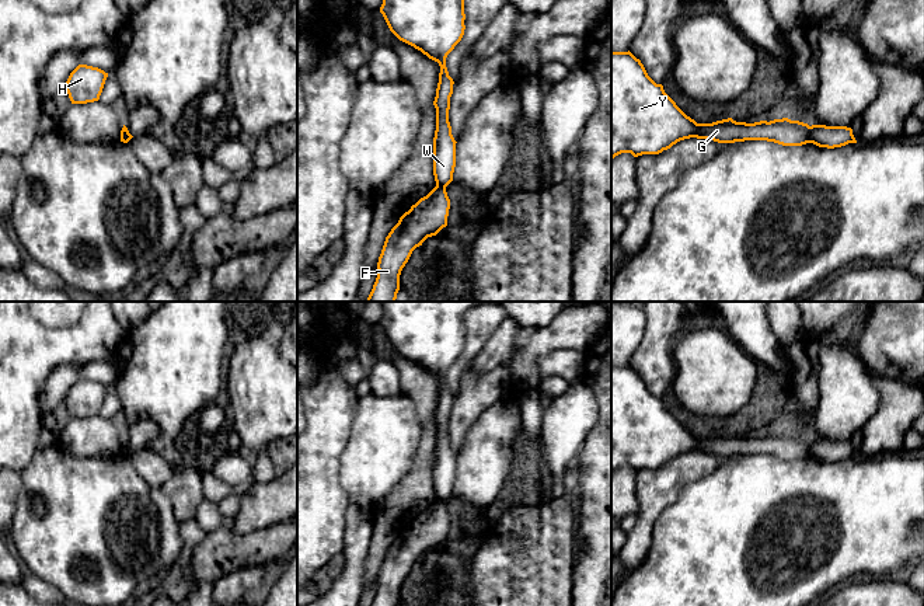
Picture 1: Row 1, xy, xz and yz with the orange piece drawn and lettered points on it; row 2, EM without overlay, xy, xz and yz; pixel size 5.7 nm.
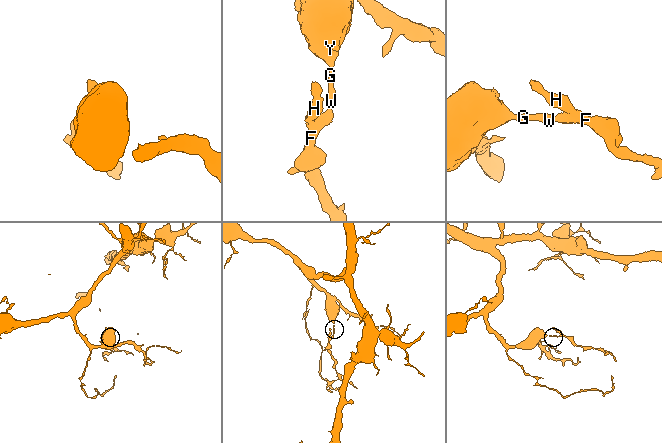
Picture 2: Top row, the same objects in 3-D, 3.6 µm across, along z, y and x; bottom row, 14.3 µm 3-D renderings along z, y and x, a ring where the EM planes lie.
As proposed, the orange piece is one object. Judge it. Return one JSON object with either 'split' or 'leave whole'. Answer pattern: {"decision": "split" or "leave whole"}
{"decision": "split"}

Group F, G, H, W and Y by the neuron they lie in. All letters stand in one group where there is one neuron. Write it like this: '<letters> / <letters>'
F H / G W Y

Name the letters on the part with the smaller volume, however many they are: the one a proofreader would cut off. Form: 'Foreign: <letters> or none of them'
Foreign: F, H

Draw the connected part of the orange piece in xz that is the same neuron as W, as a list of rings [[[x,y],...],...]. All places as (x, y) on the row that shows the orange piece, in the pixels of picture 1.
[[[383,0],[380,7],[390,31],[402,42],[421,50],[440,66],[433,105],[433,175],[437,187],[453,181],[456,140],[449,122],[453,79],[446,58],[464,35],[464,0]]]

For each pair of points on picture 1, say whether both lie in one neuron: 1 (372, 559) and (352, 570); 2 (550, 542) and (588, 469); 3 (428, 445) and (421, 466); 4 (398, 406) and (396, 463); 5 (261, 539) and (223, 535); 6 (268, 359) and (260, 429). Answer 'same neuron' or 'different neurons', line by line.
1: different neurons
2: different neurons
3: same neuron
4: same neuron
5: same neuron
6: same neuron

